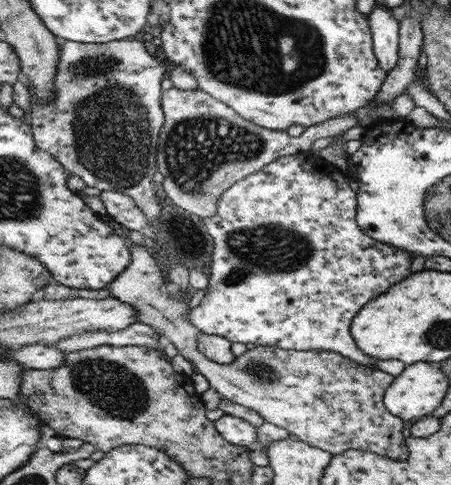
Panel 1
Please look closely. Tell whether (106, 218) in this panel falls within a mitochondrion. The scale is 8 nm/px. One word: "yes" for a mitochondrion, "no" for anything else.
no

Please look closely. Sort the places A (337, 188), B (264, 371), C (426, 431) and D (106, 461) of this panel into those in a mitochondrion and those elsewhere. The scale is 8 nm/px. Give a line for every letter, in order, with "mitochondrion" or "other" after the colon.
A: other
B: mitochondrion
C: other
D: other

